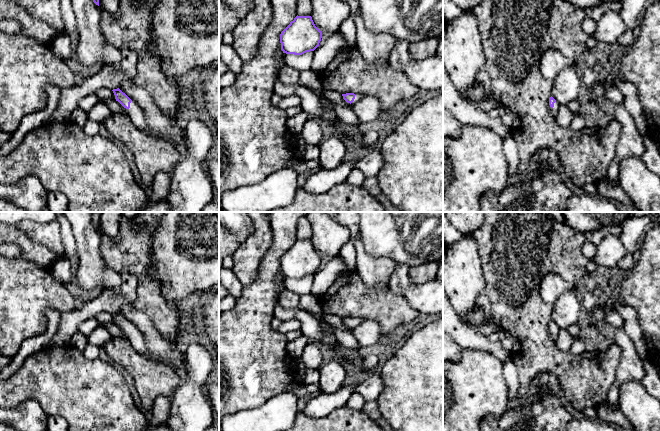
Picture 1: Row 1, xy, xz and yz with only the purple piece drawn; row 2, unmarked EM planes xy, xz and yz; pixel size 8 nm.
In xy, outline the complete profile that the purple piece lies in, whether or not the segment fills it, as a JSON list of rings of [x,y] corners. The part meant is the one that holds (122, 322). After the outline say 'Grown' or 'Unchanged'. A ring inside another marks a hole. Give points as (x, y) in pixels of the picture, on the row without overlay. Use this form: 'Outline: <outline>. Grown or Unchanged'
Outline: [[[119,312],[112,314],[116,325],[118,325],[124,332],[127,333],[127,338],[132,344],[132,346],[143,356],[149,358],[151,361],[168,367],[167,364],[162,361],[160,358],[153,356],[146,345],[145,338],[141,331],[137,328],[136,325],[131,324],[125,317],[123,317]]]. Grown

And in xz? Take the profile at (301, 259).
Outline: [[[296,240],[281,256],[281,274],[286,278],[302,279],[314,275],[322,262],[311,240]]]. Unchanged

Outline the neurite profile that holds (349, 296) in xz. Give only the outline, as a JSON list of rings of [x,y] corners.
[[[348,266],[319,302],[324,313],[378,322],[382,332],[390,338],[397,327],[420,315],[403,296],[389,287],[382,290],[369,287],[357,271]]]

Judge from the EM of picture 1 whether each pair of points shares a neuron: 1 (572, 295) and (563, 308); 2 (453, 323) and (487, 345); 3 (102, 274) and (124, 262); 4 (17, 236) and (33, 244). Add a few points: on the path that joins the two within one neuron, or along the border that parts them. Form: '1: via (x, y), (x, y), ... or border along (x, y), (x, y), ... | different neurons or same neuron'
1: via (571, 298), (566, 305) | same neuron
2: via (461, 331), (469, 339), (479, 342) | same neuron
3: border along (100, 248), (102, 260), (119, 273) | different neurons
4: via (21, 236), (25, 236), (29, 240) | same neuron

